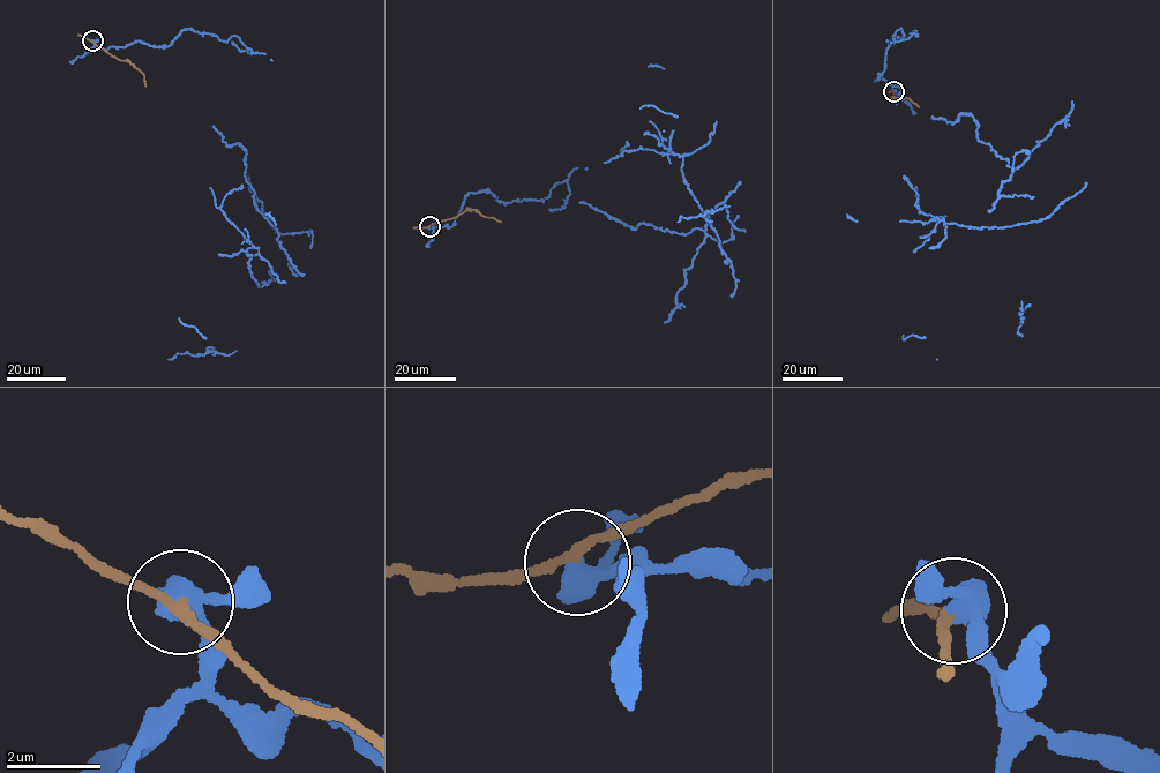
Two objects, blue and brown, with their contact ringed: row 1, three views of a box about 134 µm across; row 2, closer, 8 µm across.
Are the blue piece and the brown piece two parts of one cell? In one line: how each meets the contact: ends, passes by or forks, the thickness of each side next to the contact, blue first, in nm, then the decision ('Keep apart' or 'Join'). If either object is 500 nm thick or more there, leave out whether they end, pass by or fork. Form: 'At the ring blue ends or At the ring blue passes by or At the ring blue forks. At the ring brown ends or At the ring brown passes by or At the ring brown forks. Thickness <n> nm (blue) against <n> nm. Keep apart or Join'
At the ring blue passes by. At the ring brown passes by. Thickness 440 nm (blue) against 190 nm. Keep apart

